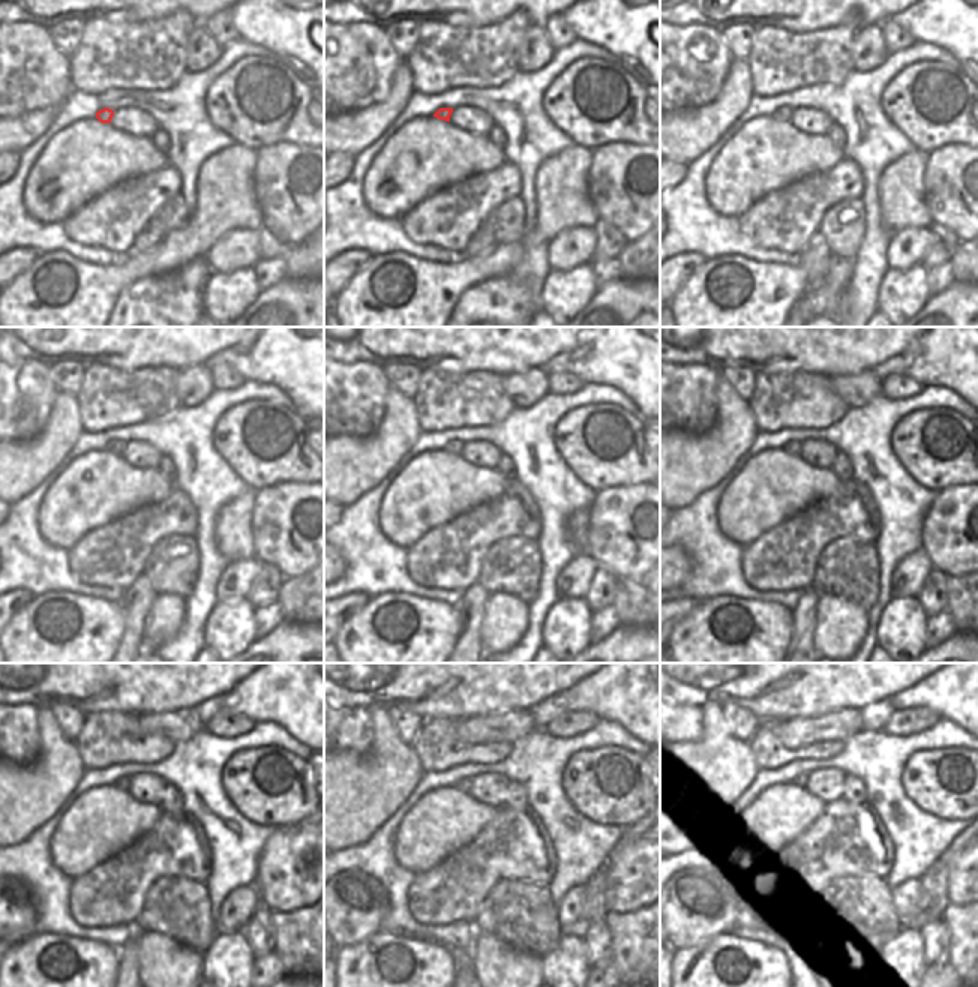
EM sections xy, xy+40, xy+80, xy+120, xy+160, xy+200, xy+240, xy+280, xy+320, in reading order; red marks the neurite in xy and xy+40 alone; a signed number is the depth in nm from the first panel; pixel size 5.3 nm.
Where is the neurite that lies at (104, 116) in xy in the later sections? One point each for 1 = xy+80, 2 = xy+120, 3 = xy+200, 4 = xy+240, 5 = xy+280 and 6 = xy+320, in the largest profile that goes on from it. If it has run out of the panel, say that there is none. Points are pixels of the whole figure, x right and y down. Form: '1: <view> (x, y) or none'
1: xy+80 (783, 113)
2: xy+120 (116, 447)
3: xy+200 (792, 447)
4: xy+240 (123, 783)
5: xy+280 (464, 785)
6: xy+320 (801, 782)

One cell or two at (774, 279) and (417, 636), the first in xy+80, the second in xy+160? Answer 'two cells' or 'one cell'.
one cell

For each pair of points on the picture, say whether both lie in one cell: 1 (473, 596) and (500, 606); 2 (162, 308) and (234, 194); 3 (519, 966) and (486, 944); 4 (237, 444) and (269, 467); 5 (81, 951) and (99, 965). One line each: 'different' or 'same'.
1: different
2: different
3: same
4: same
5: same

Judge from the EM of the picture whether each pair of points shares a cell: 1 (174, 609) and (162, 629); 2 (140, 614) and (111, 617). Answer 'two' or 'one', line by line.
1: one
2: two

